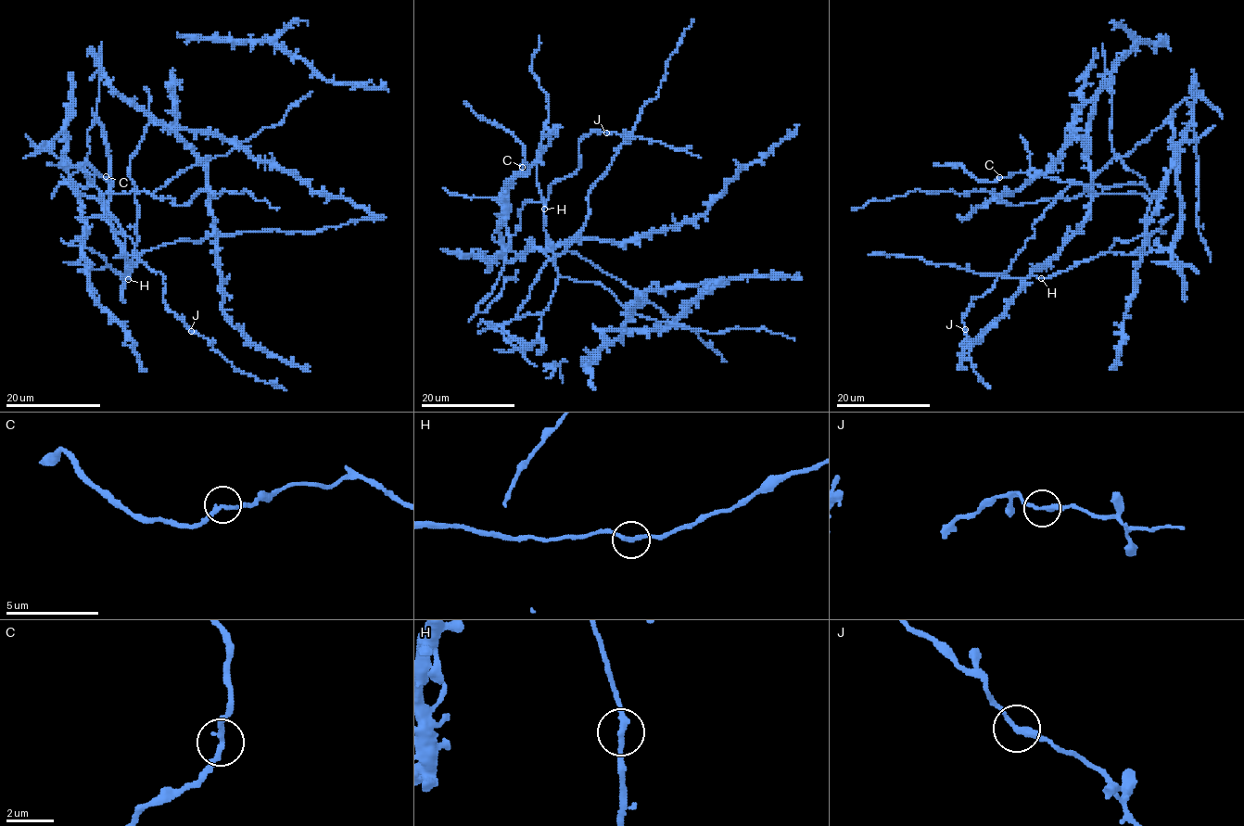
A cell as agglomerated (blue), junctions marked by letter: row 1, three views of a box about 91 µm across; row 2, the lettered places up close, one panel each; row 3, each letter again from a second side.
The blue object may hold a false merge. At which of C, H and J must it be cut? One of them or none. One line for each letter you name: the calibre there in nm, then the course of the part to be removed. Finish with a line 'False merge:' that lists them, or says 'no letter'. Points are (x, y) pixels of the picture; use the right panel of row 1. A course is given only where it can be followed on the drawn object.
False merge: no letter

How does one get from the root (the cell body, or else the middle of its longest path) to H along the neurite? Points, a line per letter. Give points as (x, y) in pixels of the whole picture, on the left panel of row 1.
H: (119, 222), (124, 235), (124, 251), (128, 254), (141, 252), (128, 273), (128, 279)

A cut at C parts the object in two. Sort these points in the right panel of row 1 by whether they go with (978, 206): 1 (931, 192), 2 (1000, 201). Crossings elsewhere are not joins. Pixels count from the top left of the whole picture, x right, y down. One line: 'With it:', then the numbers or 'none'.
With it: 1, 2

